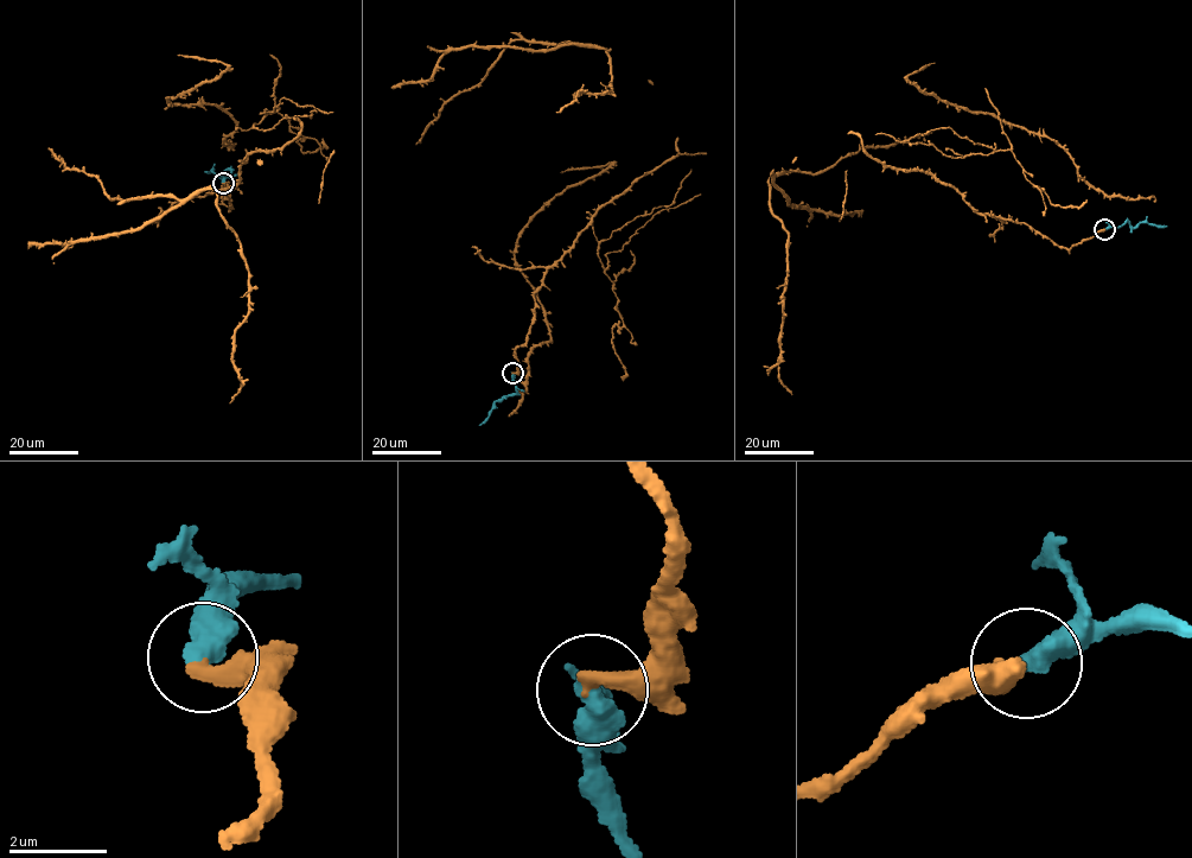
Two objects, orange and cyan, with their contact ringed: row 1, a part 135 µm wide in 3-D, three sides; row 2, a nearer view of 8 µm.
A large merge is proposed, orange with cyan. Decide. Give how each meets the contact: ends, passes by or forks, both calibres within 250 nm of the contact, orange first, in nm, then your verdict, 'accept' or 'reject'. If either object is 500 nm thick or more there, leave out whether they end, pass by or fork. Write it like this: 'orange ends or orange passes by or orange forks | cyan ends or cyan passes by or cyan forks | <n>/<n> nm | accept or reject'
360/500 nm | accept

